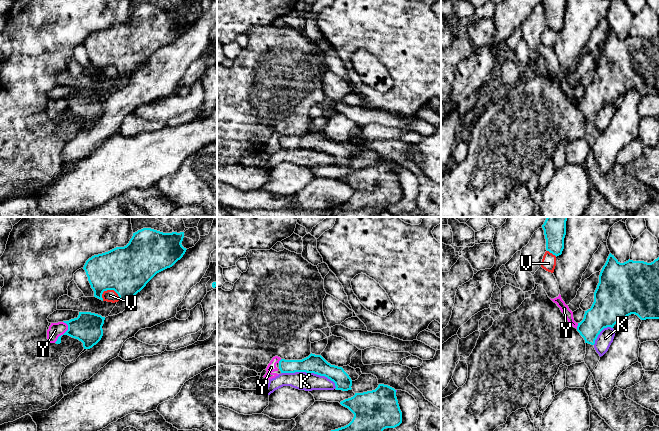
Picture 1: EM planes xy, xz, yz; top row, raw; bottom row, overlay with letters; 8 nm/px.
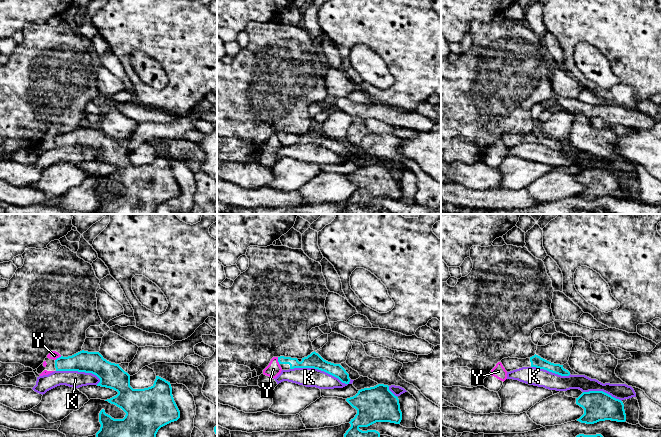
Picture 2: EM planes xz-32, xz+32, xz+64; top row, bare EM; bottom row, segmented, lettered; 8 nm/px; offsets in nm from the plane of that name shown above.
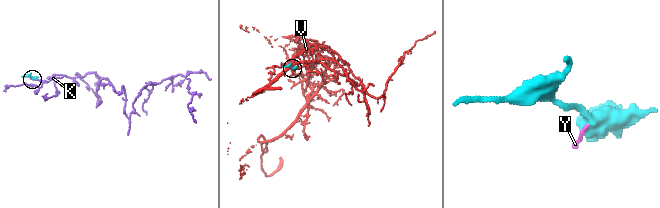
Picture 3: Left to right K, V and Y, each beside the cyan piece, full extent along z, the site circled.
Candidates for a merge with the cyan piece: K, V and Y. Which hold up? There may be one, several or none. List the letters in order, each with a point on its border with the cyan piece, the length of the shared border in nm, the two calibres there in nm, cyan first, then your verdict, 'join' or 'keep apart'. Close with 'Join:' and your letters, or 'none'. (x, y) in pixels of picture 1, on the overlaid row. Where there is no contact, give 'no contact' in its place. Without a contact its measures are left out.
K: meets cyan in xz at (310, 372); contact 460 nm long; 150 nm thick on the cyan side, 140 nm on the other; keep apart
V: meets cyan in xy at (112, 289); contact 170 nm long; 380 nm thick on the cyan side, 100 nm on the other; keep apart
Y: meets cyan in xy at (65, 332); contact 190 nm long; 240 nm thick on the cyan side, 120 nm on the other; keep apart
Join: none

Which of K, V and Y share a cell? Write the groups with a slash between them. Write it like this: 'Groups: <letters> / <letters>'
Groups: K / V / Y

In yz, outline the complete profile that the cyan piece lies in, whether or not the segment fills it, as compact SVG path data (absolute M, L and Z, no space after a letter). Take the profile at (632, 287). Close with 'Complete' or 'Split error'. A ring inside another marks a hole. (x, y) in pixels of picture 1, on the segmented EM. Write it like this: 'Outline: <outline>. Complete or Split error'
Outline: M610 253L599 275L594 302L577 326L586 343L584 362L591 373L600 360L594 348L600 332L631 314L641 320L659 319L659 257L651 263L630 259L620 263Z. Split error

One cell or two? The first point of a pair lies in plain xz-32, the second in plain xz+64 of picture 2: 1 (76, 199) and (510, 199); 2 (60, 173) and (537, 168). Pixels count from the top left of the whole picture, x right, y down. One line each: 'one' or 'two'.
1: two
2: one

